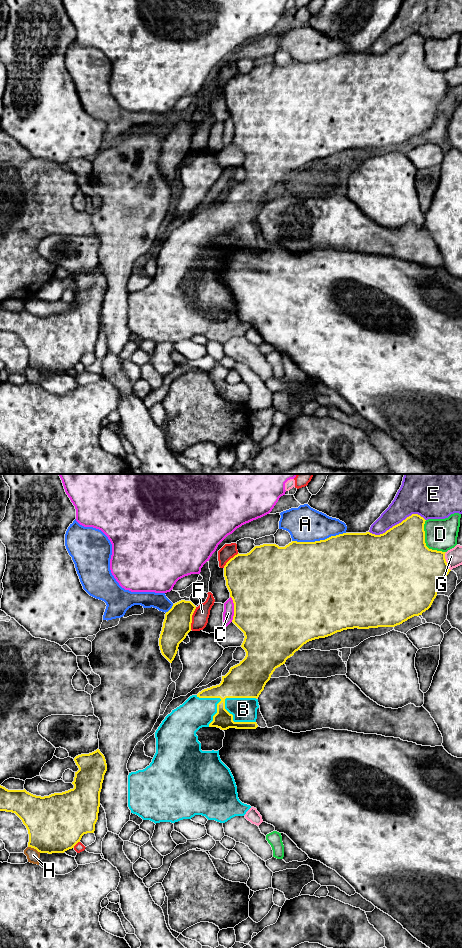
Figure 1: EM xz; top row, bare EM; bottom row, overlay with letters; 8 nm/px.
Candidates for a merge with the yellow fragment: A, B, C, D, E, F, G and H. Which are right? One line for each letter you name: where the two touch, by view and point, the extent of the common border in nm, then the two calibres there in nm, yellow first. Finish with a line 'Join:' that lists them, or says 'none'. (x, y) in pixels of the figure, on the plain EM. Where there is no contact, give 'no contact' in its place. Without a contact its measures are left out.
B: contact xz (233, 241); length 320 nm; calibres 150 and 190 nm
Join: B

